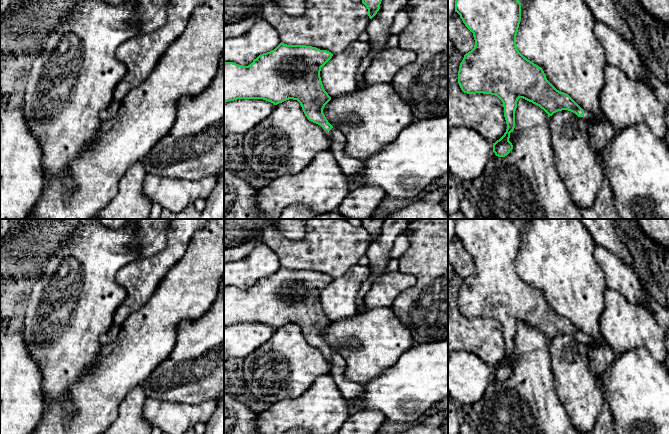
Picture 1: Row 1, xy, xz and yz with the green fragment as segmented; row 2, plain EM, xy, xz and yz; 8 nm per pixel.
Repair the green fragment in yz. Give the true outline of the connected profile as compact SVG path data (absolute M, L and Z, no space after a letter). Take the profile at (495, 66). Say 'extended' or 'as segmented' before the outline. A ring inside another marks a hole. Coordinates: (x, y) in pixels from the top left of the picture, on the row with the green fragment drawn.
extended; M455 0L455 12L460 15L465 26L473 33L475 46L464 55L459 66L458 83L461 90L467 94L491 94L497 96L503 103L504 117L507 129L504 135L493 143L493 152L498 157L507 156L513 149L509 141L510 133L515 128L515 111L517 101L523 98L543 109L548 117L562 110L568 110L575 113L578 117L584 117L588 122L597 122L597 119L591 116L566 93L557 90L546 78L541 67L525 58L517 49L516 35L521 20L521 3L519 0Z

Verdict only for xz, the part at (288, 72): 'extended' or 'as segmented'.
as segmented

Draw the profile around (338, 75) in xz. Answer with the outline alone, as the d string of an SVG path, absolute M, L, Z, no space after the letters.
M356 40L321 68L320 77L325 91L331 98L357 90L356 73L361 60L370 52L370 44Z

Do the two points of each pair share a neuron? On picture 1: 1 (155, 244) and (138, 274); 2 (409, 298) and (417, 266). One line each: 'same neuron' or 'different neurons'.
1: different neurons
2: same neuron

